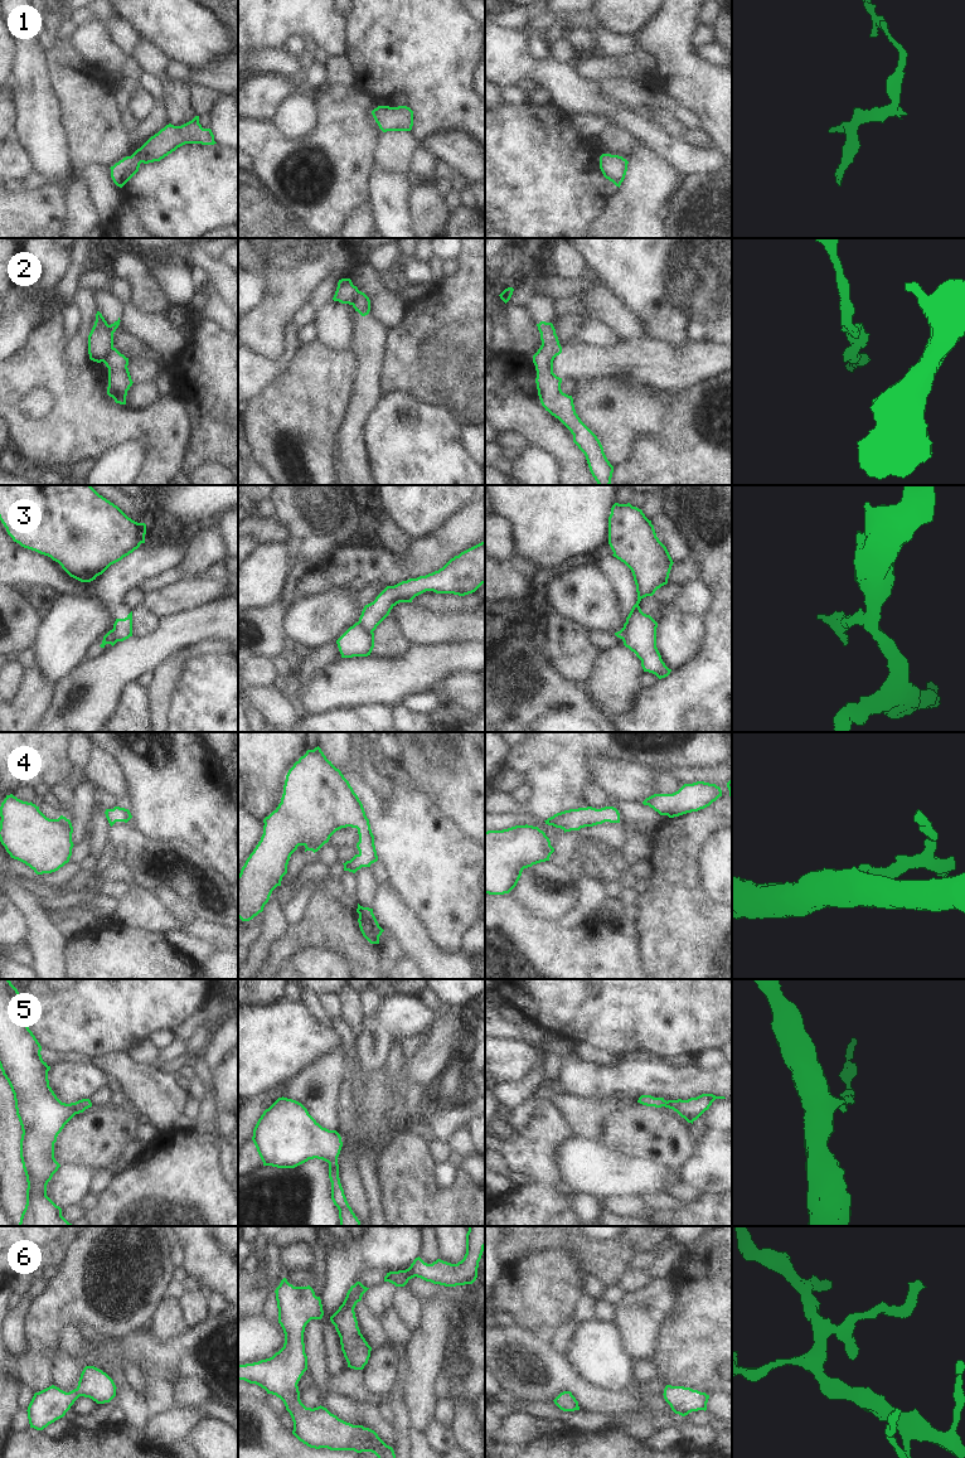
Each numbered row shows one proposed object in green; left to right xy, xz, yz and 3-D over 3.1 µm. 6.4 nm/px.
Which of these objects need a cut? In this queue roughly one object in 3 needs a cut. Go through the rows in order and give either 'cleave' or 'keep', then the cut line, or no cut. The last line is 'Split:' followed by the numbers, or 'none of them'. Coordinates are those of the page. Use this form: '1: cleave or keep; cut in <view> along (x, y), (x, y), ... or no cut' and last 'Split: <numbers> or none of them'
1: keep; no cut
2: cleave; cut in xy along (114, 348), (103, 362)
3: cleave; cut in xz along (358, 621), (372, 631)
4: keep; no cut
5: keep; no cut
6: keep; no cut
Split: 2, 3

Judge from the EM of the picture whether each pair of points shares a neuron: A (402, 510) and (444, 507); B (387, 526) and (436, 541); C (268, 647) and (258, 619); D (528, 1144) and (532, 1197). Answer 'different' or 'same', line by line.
A: same
B: different
C: same
D: same

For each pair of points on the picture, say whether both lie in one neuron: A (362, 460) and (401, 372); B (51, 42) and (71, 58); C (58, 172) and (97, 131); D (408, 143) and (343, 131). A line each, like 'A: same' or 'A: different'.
A: different
B: different
C: different
D: different

